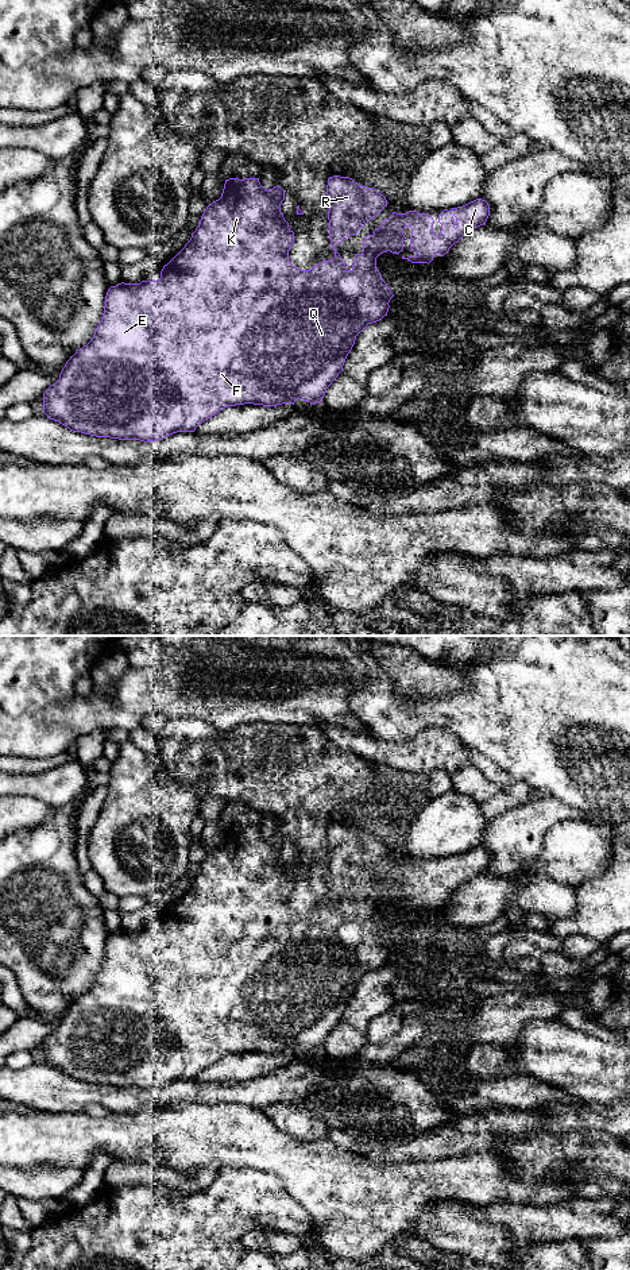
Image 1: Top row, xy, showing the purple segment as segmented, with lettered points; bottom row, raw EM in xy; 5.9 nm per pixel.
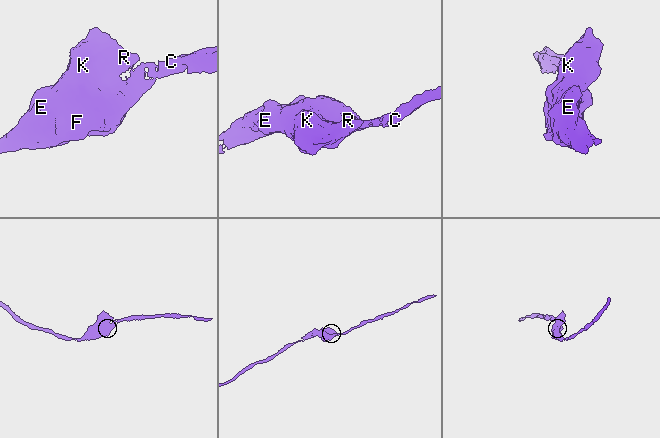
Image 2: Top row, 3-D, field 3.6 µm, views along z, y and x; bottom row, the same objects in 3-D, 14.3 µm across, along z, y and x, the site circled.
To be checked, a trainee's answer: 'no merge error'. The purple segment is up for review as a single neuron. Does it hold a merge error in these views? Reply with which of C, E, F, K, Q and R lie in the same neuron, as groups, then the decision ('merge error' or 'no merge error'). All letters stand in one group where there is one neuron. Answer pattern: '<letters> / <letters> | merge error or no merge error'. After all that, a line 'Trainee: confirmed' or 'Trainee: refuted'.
C E F K Q R | no merge error
Trainee: confirmed

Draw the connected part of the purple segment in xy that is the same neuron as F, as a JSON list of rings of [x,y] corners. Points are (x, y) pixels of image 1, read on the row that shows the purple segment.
[[[340,175],[328,178],[326,194],[335,258],[310,270],[299,270],[289,260],[294,232],[279,209],[285,190],[278,185],[267,190],[259,178],[225,180],[221,197],[206,206],[190,240],[163,266],[159,279],[121,282],[108,289],[104,313],[93,337],[70,356],[59,379],[43,393],[43,413],[47,418],[73,432],[147,443],[177,432],[194,432],[227,406],[294,405],[298,398],[313,405],[321,402],[326,389],[343,371],[356,336],[368,324],[387,316],[394,294],[376,269],[376,258],[387,251],[399,254],[403,250],[403,228],[410,227],[410,248],[417,255],[402,259],[429,265],[436,254],[444,256],[463,236],[486,224],[490,216],[490,205],[482,198],[451,211],[444,209],[438,215],[441,231],[437,236],[432,216],[417,211],[393,212],[372,235],[364,238],[363,252],[355,254],[352,269],[348,270],[335,247],[378,216],[387,206],[387,200],[374,188]]]

